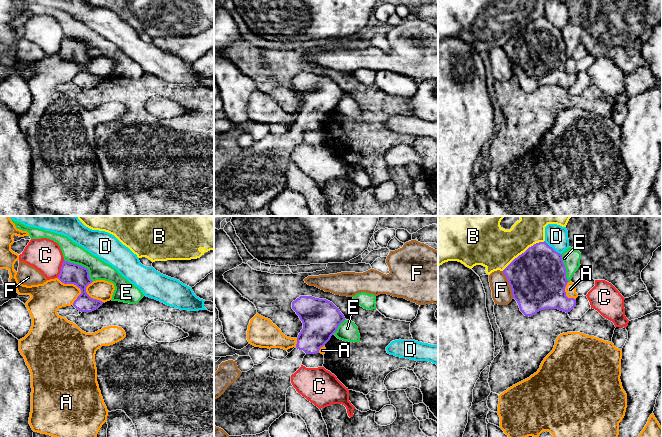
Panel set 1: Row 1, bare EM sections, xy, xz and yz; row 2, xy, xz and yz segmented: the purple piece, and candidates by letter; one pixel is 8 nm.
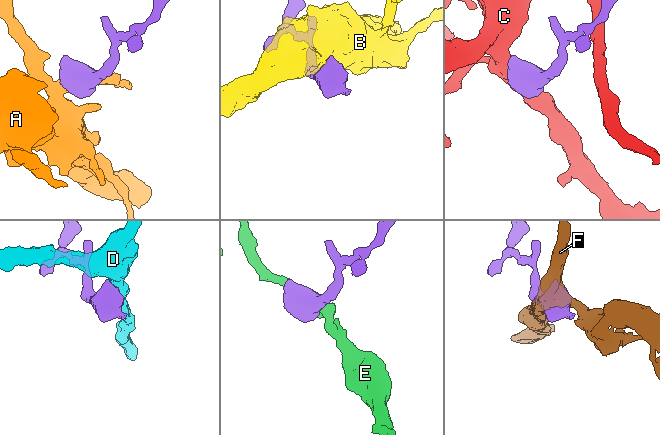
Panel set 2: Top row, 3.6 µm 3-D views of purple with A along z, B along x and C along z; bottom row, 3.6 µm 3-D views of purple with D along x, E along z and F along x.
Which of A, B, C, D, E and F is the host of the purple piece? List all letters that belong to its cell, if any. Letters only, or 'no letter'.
no letter

